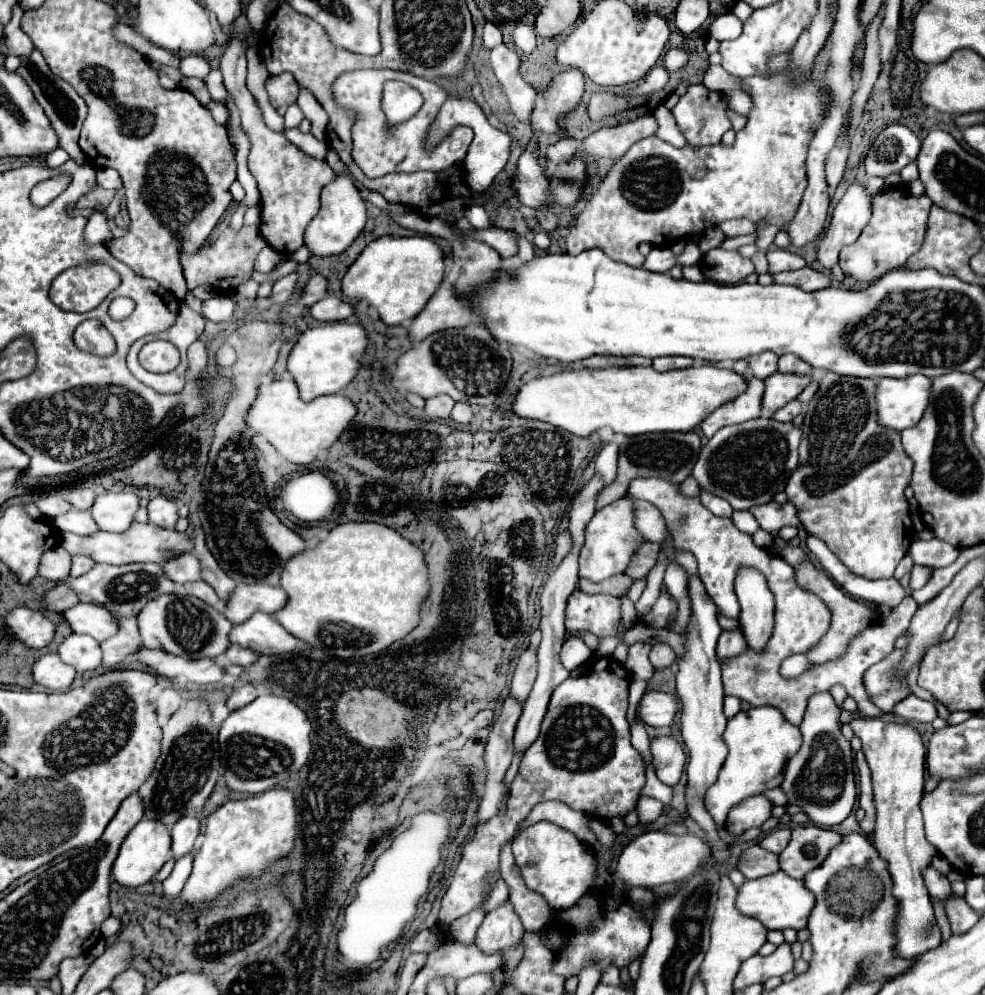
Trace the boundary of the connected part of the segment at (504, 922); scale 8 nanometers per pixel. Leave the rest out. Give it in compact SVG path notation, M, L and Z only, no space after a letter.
M506 902L504 906L486 914L476 934L476 946L486 954L500 954L508 948L518 946L522 942L522 936L522 922L514 914L512 904Z

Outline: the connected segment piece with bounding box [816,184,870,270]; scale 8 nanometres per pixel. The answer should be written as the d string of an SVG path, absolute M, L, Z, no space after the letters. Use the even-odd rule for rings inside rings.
M852 184L832 212L830 226L816 246L816 260L830 270L838 262L840 248L854 244L868 220L870 196L860 184Z

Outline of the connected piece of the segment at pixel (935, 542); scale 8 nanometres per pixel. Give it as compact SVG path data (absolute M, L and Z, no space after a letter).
M934 536L932 540L914 540L908 552L914 558L914 564L922 564L928 568L944 568L958 558L960 550Z

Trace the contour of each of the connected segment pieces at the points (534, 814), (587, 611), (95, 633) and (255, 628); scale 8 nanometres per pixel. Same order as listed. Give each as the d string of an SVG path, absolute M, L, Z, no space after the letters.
M542 802L542 804L538 804L538 806L530 812L530 816L528 816L528 820L522 824L522 828L530 826L530 824L534 824L534 822L540 822L540 820L550 820L550 822L554 822L554 824L558 824L558 826L570 830L570 832L574 832L574 834L578 836L578 840L584 842L584 844L588 844L588 846L592 846L592 844L596 842L594 832L586 826L588 816L584 816L582 812L576 812L576 810L568 808L568 806L562 804L562 802Z
M576 590L566 606L566 630L588 626L616 626L620 618L620 598L608 594L584 594Z
M80 602L74 608L66 610L64 616L76 634L88 634L98 642L108 640L110 636L114 636L114 632L118 632L118 622L114 620L114 616L106 608L100 608L96 604Z
M262 612L254 614L242 624L236 624L230 632L230 642L258 650L260 654L286 654L300 648L310 648L310 644L304 640L290 636L276 618Z

